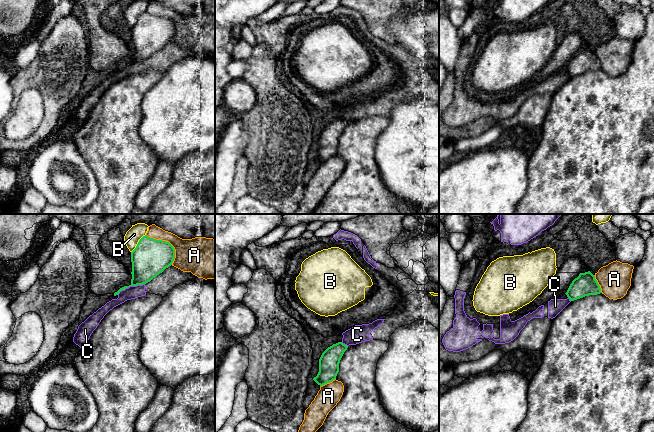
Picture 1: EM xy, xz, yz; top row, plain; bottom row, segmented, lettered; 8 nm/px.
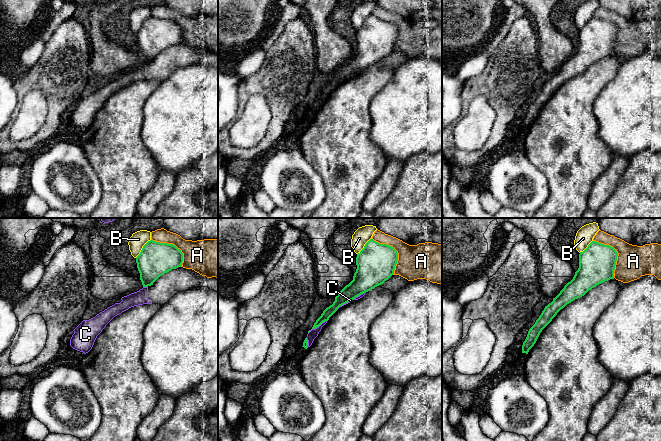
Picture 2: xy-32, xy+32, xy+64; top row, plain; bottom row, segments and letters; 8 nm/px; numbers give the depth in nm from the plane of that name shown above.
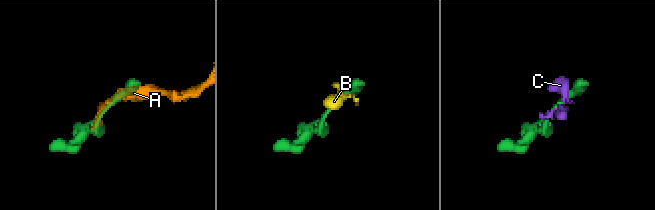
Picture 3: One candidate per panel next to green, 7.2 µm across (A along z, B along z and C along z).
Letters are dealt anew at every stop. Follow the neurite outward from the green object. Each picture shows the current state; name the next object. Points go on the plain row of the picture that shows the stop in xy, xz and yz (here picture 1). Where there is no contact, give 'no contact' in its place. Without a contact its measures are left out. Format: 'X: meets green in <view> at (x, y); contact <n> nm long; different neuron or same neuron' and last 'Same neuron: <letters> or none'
A: meets green in xy at (168, 18); contact 320 nm long; different neuron
B: meets green in xy at (138, 19); contact 190 nm long; different neuron
C: meets green in xy at (130, 61); contact 240 nm long; different neuron
Same neuron: none

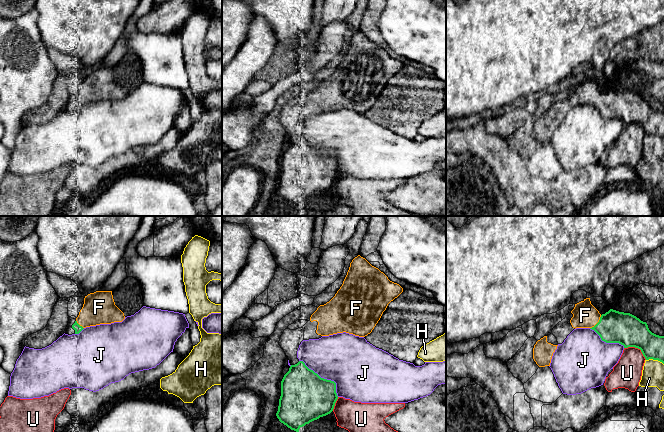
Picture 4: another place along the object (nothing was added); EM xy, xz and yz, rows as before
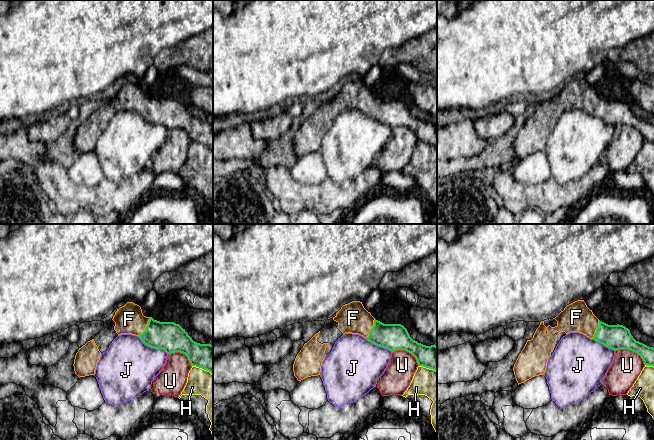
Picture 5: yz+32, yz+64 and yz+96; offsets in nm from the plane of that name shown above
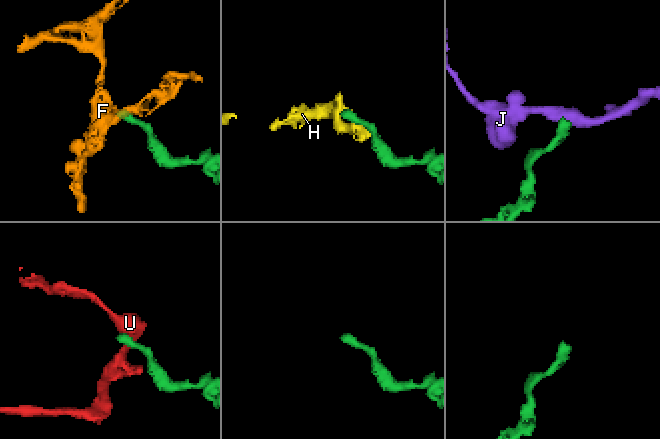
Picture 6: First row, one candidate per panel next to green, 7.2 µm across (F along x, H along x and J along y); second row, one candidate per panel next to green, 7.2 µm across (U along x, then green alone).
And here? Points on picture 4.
F: meets green in yz at (598, 98); contact 140 nm long; same neuron
H: meets green in yz at (655, 135); contact 150 nm long; different neuron
J: meets green in xz at (323, 154); contact 440 nm long; different neuron
U: meets green in yz at (637, 123); contact 200 nm long; different neuron
Same neuron: F

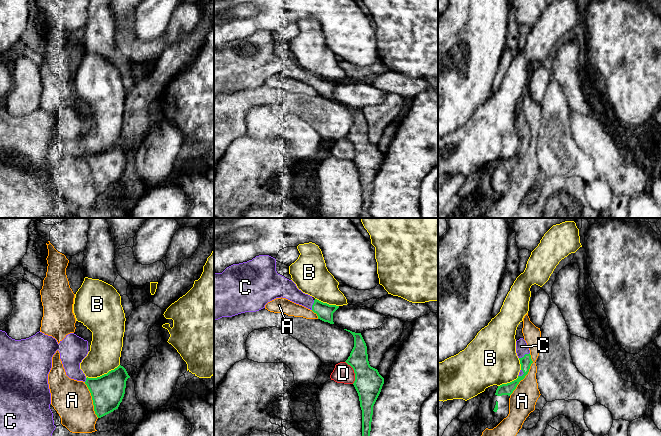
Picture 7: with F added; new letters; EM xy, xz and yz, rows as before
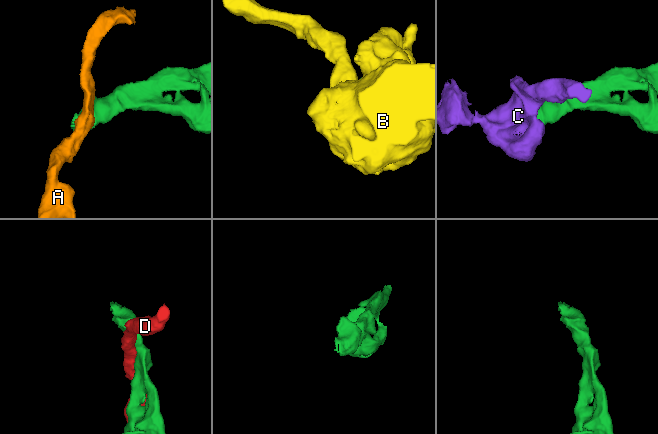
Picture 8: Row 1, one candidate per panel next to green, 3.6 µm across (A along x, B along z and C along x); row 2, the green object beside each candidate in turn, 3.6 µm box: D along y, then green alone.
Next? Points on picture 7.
A: meets green in yz at (527, 149); contact 380 nm long; different neuron
B: meets green in xy at (102, 151); contact 300 nm long; different neuron
C: meets green in yz at (525, 130); contact 100 nm long; same neuron
D: meets green in xz at (354, 148); contact 200 nm long; different neuron
Same neuron: C

